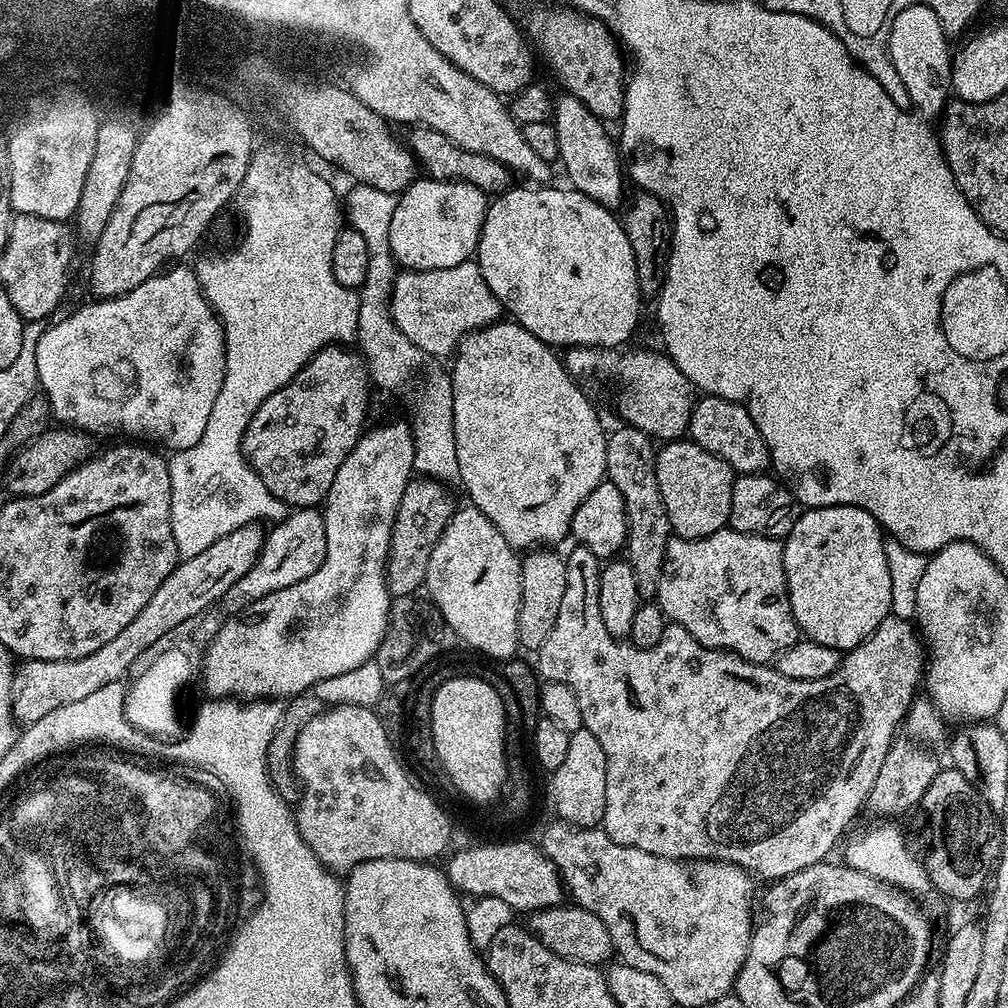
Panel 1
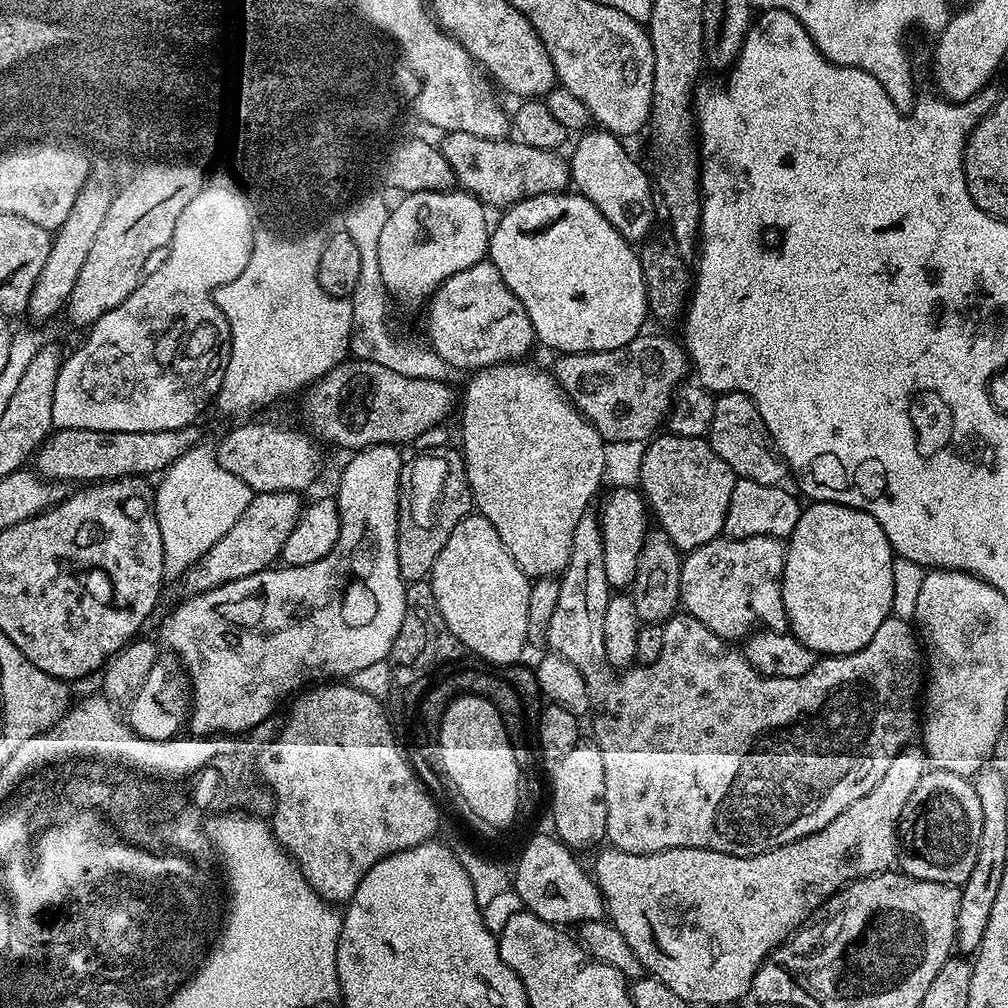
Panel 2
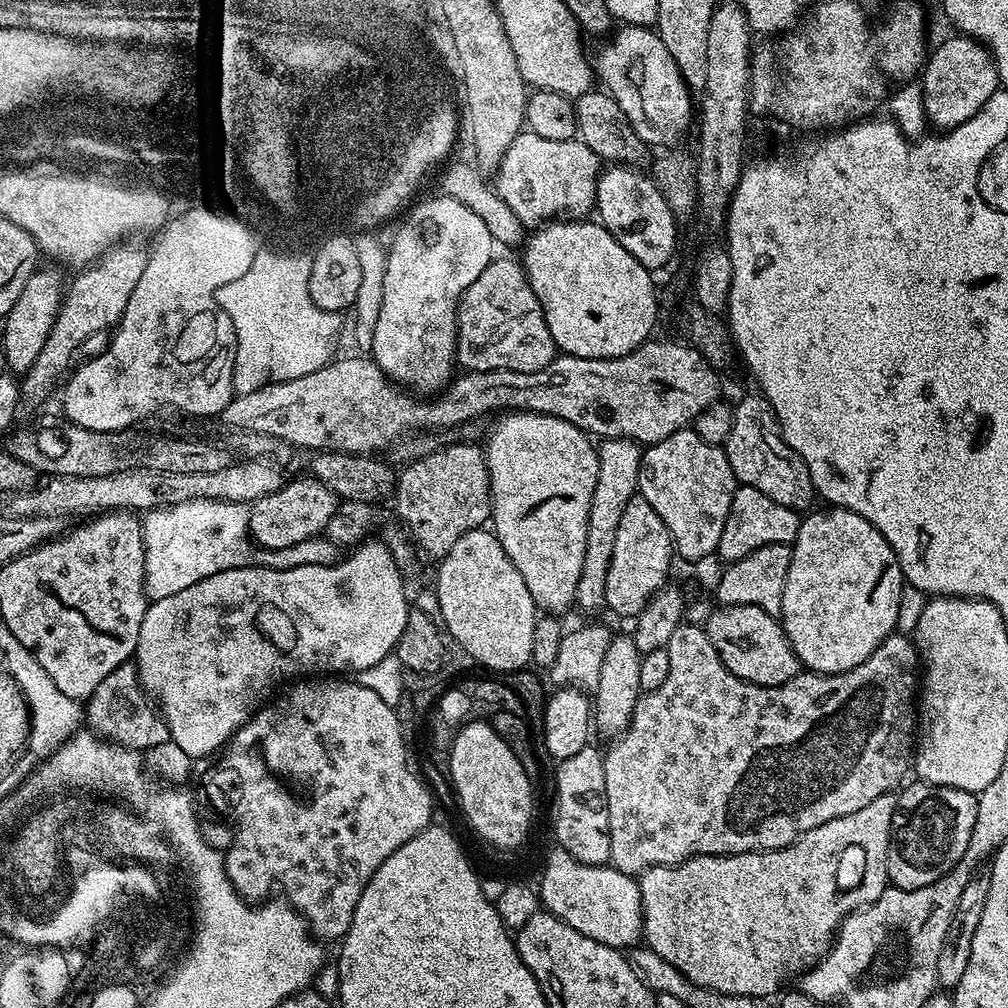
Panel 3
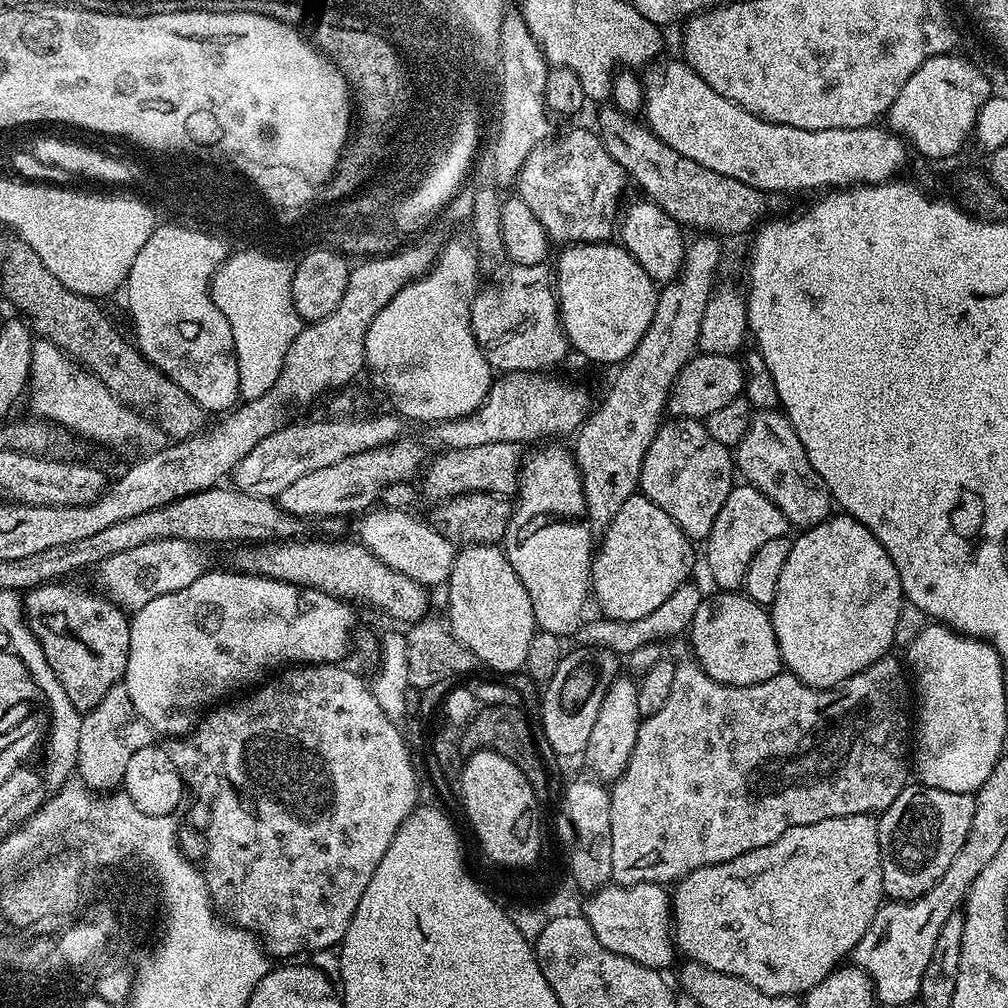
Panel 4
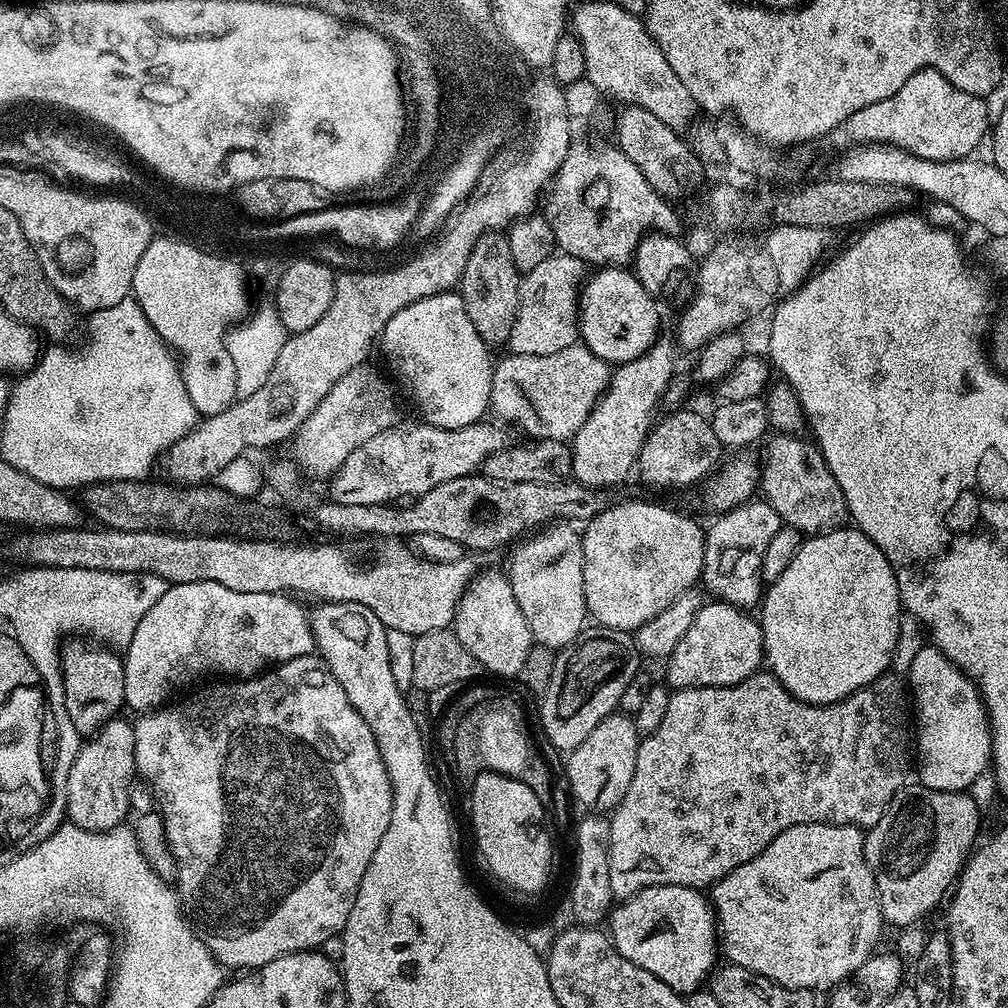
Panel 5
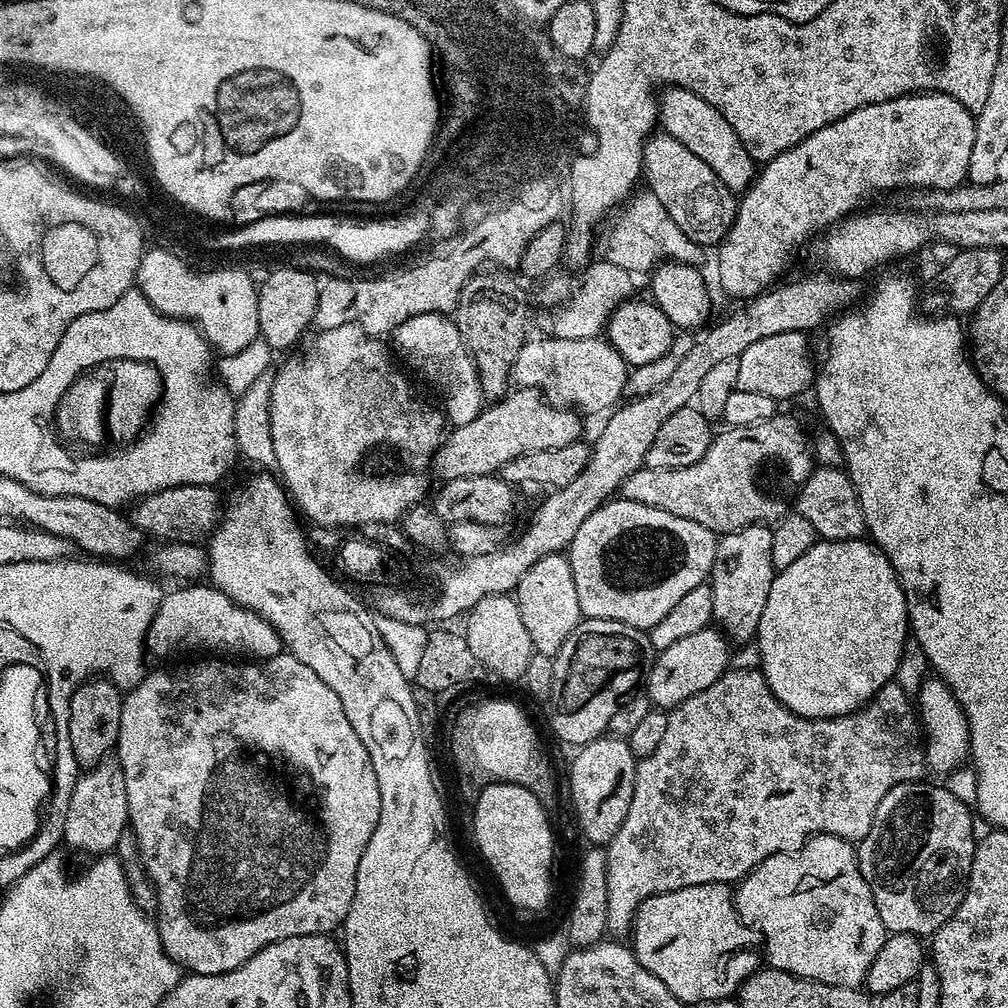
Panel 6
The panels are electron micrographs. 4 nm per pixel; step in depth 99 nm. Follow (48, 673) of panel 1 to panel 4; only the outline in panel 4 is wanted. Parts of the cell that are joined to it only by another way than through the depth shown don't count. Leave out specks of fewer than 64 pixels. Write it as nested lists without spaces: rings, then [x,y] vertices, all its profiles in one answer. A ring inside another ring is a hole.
[[[401,438],[394,444],[383,444],[374,450],[342,458],[342,462],[334,462],[334,466],[322,466],[322,470],[302,474],[294,486],[286,486],[286,490],[282,490],[278,503],[291,516],[301,518],[347,517],[348,512],[360,514],[371,509],[381,499],[384,488],[392,483],[415,481],[421,475],[423,460],[423,446],[416,440]]]

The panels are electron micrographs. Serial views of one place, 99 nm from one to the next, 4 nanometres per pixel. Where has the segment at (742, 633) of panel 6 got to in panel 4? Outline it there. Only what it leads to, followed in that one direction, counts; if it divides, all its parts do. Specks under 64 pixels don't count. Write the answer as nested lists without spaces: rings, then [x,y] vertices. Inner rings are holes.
[[[740,482],[733,487],[726,498],[718,518],[714,520],[714,530],[710,530],[706,541],[708,547],[708,572],[720,590],[736,590],[743,585],[744,575],[758,550],[770,542],[770,538],[788,536],[790,525],[788,519],[762,494],[747,482]]]

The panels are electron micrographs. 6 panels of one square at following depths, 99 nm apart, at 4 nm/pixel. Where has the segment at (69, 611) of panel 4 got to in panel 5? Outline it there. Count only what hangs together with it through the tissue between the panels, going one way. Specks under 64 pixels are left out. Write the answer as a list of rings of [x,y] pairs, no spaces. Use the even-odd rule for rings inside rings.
[[[72,638],[63,645],[60,653],[60,679],[64,682],[66,714],[70,722],[74,722],[76,733],[81,738],[93,736],[103,724],[117,719],[121,715],[120,708],[125,707],[124,662],[115,654],[111,647],[88,638]]]

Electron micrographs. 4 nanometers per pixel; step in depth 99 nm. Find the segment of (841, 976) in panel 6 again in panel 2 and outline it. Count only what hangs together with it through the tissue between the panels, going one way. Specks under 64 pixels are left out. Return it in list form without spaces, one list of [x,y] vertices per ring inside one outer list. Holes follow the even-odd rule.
[[[912,751],[899,752],[894,758],[890,770],[882,778],[882,782],[878,782],[878,786],[874,786],[874,790],[870,790],[870,794],[858,798],[858,802],[846,806],[846,810],[842,810],[842,814],[838,814],[838,818],[834,818],[834,822],[822,826],[822,830],[818,830],[806,838],[795,840],[786,846],[778,846],[774,850],[766,850],[762,854],[735,856],[709,848],[671,848],[654,854],[630,854],[611,846],[601,847],[595,853],[597,856],[594,879],[596,885],[600,887],[600,893],[604,895],[607,919],[618,930],[618,934],[622,934],[622,938],[626,938],[630,950],[634,950],[634,954],[638,954],[638,960],[642,962],[647,975],[662,981],[666,986],[670,986],[670,990],[674,990],[674,994],[678,994],[678,998],[682,998],[690,1006],[696,1006],[696,1004],[732,1004],[735,1000],[742,999],[744,995],[747,997],[752,991],[752,980],[756,976],[756,971],[760,969],[764,959],[779,944],[783,944],[785,940],[789,939],[792,933],[813,915],[813,913],[811,914],[812,908],[817,907],[816,909],[819,909],[829,896],[833,896],[835,892],[840,891],[841,888],[846,887],[852,881],[865,880],[867,876],[876,876],[879,872],[889,871],[897,863],[900,815],[904,809],[904,803],[908,801],[910,794],[914,794],[918,782],[922,782],[926,771],[926,757],[923,751]]]

